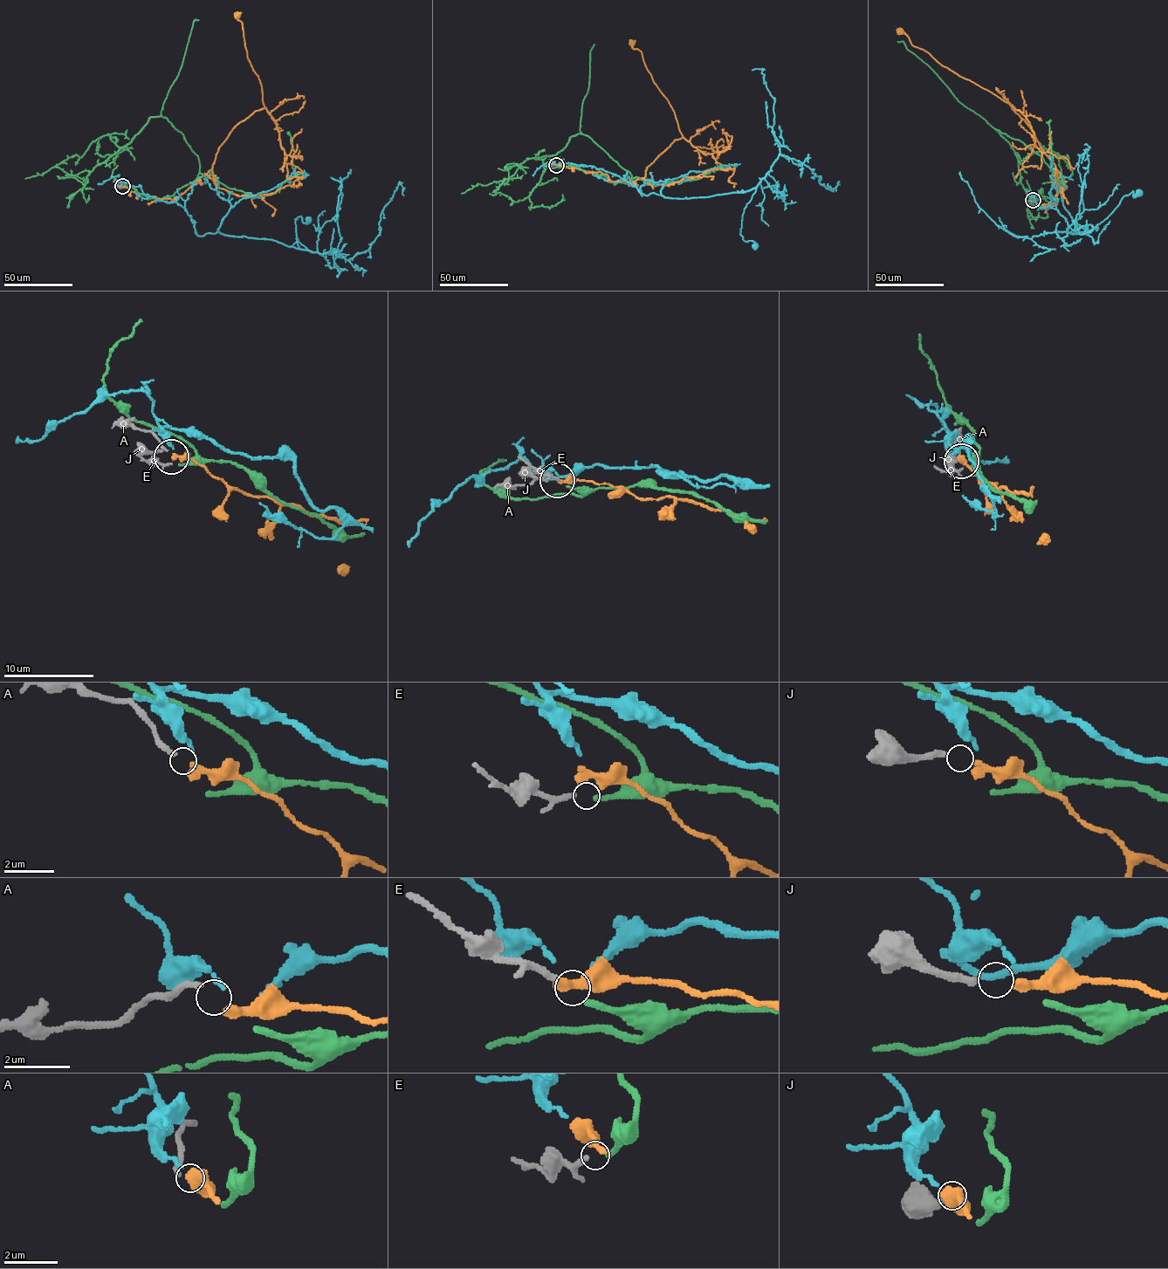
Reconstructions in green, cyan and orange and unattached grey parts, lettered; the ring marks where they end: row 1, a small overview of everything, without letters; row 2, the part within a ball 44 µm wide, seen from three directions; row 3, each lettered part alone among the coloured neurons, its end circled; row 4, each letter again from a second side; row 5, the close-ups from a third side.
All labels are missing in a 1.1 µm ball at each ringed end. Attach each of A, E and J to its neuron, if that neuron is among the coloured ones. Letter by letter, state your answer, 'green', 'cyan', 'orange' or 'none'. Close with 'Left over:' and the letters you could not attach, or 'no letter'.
A: none
E: green
J: orange
Left over: A

